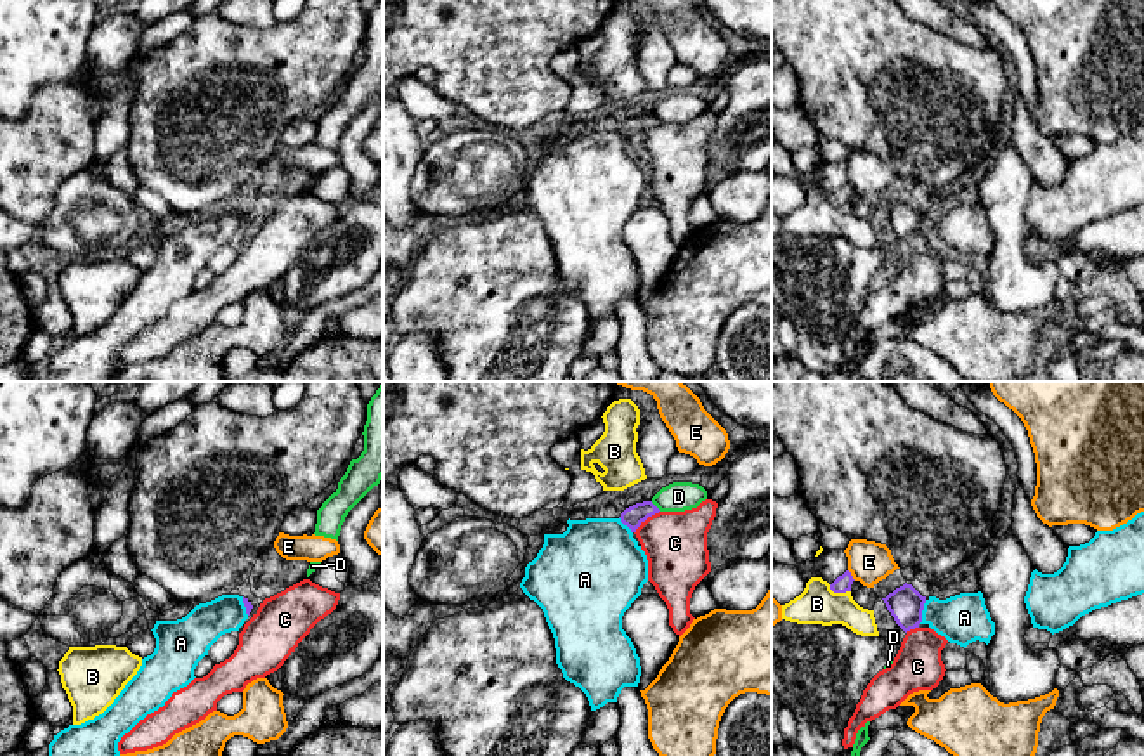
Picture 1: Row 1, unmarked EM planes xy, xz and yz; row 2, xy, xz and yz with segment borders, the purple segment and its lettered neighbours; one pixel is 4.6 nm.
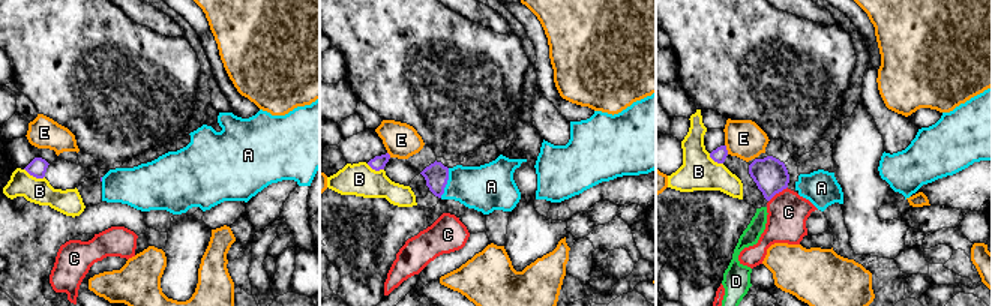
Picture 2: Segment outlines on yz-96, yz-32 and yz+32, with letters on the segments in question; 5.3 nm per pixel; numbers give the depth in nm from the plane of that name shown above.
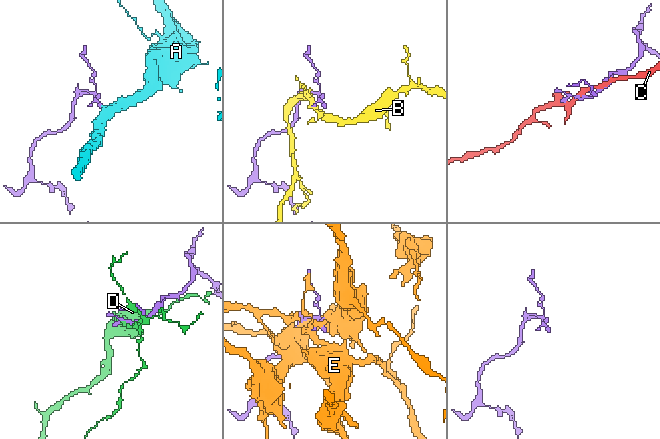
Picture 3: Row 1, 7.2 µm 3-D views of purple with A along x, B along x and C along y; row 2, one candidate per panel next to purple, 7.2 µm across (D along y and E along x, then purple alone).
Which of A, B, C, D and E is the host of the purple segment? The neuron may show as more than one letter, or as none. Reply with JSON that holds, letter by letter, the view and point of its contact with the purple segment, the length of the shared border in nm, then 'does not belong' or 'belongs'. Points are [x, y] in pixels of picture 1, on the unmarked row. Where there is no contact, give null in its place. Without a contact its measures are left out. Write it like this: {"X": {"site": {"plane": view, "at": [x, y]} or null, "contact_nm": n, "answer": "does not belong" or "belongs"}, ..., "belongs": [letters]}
{"A": {"site": {"plane": "yz", "at": [921, 224]}, "contact_nm": 120, "answer": "belongs"}, "B": {"site": {"plane": "yz", "at": [839, 203]}, "contact_nm": 110, "answer": "does not belong"}, "C": {"site": {"plane": "xz", "at": [645, 130]}, "contact_nm": 160, "answer": "does not belong"}, "D": {"site": {"plane": "xz", "at": [654, 117]}, "contact_nm": 70, "answer": "does not belong"}, "E": {"site": {"plane": "yz", "at": [850, 186]}, "contact_nm": 70, "answer": "does not belong"}, "belongs": ["A"]}

